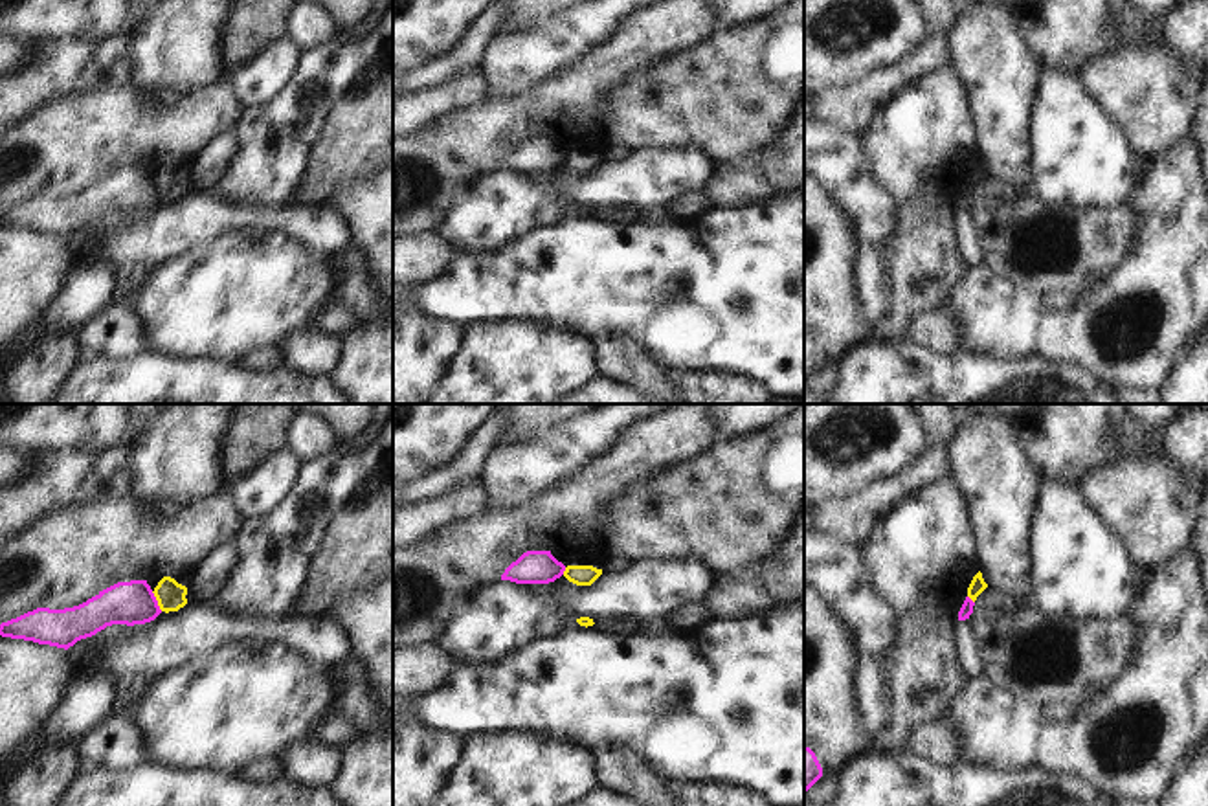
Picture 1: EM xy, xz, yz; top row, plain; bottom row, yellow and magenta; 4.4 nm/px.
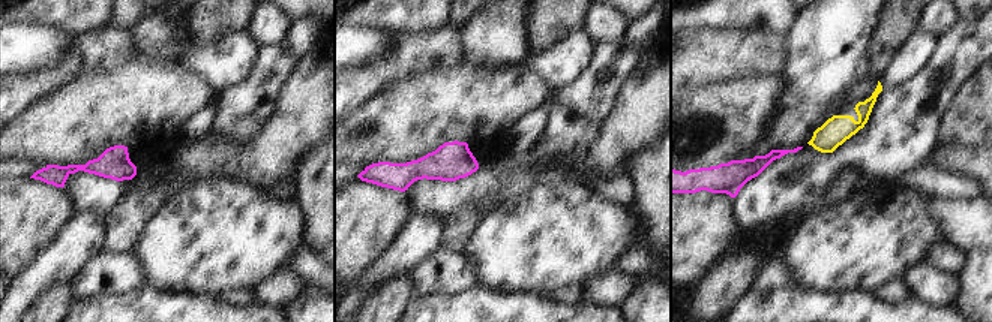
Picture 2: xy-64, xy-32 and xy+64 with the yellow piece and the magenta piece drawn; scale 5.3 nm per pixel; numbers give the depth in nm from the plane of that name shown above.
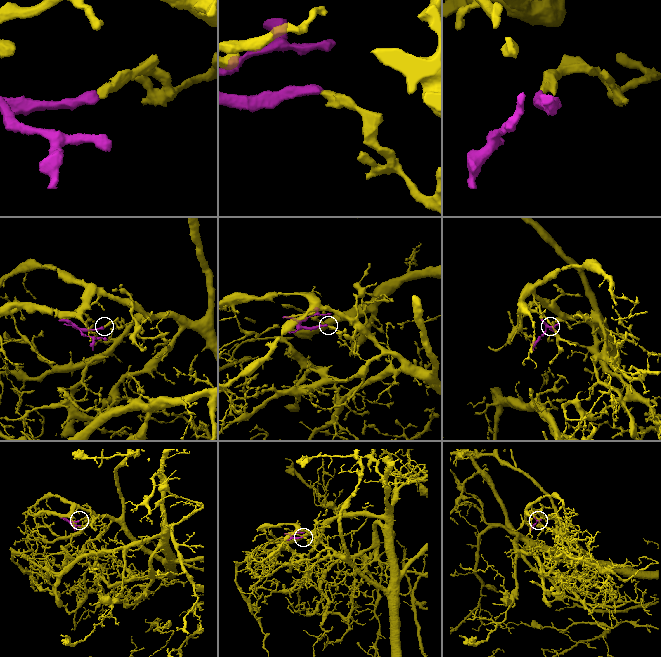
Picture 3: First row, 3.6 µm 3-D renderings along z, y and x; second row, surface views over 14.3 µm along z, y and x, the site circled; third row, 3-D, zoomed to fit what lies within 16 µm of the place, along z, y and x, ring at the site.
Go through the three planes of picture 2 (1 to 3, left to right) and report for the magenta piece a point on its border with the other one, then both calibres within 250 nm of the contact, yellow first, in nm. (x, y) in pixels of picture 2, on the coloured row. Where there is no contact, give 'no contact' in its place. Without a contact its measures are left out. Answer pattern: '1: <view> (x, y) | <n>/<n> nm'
1: no contact
2: no contact
3: no contact

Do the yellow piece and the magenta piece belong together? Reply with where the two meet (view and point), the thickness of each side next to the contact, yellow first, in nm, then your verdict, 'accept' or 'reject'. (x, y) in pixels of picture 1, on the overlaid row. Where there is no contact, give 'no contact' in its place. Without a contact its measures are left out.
meets yellow in xy at (156, 599); 130 nm thick on the yellow side, 190 nm on the other; reject

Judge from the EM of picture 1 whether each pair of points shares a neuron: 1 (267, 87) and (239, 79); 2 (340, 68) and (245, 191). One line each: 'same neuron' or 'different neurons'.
1: same neuron
2: same neuron

